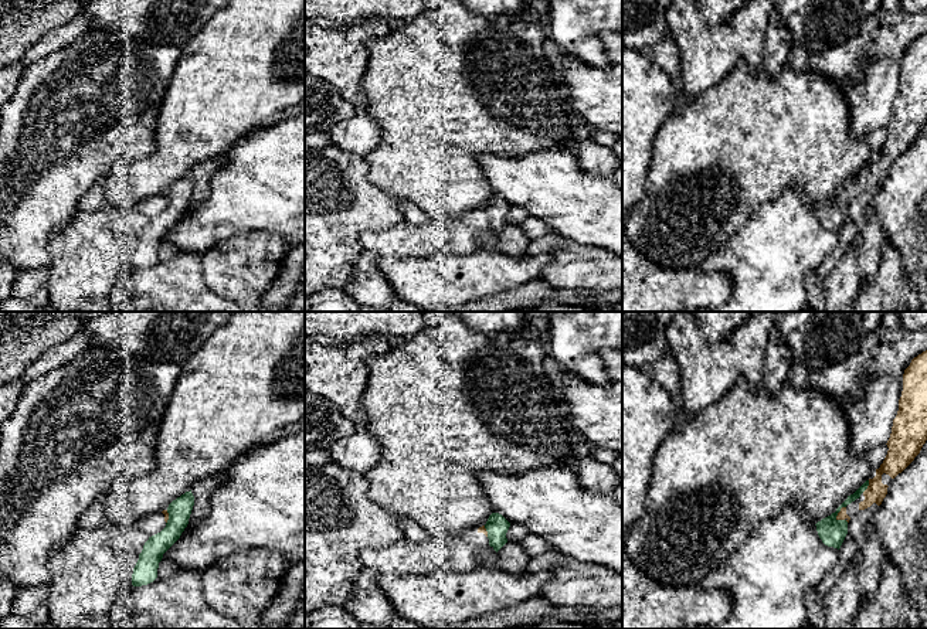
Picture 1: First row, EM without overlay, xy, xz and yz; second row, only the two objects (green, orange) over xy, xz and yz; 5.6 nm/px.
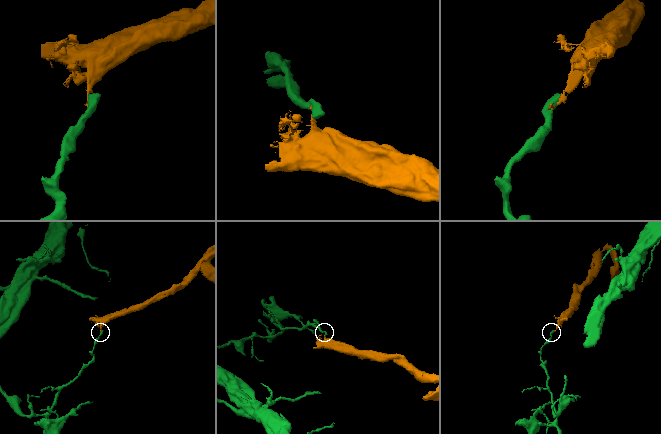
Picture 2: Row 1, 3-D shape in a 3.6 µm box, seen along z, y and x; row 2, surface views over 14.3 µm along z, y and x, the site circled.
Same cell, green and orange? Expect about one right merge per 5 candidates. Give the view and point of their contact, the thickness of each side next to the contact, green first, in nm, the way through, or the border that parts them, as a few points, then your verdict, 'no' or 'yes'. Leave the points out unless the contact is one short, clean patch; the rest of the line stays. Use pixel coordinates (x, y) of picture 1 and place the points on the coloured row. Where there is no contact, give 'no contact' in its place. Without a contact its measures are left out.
contact yz (868, 485); calibres 50 and 150 nm; border yz (869, 480), (869, 485), (862, 492); no

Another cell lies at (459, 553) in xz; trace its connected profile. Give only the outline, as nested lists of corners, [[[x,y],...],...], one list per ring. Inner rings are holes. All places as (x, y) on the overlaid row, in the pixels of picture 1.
[[[485,526],[462,534],[428,536],[421,543],[407,538],[381,548],[361,551],[360,562],[383,575],[434,575],[475,571],[483,564],[479,552],[489,545]]]

